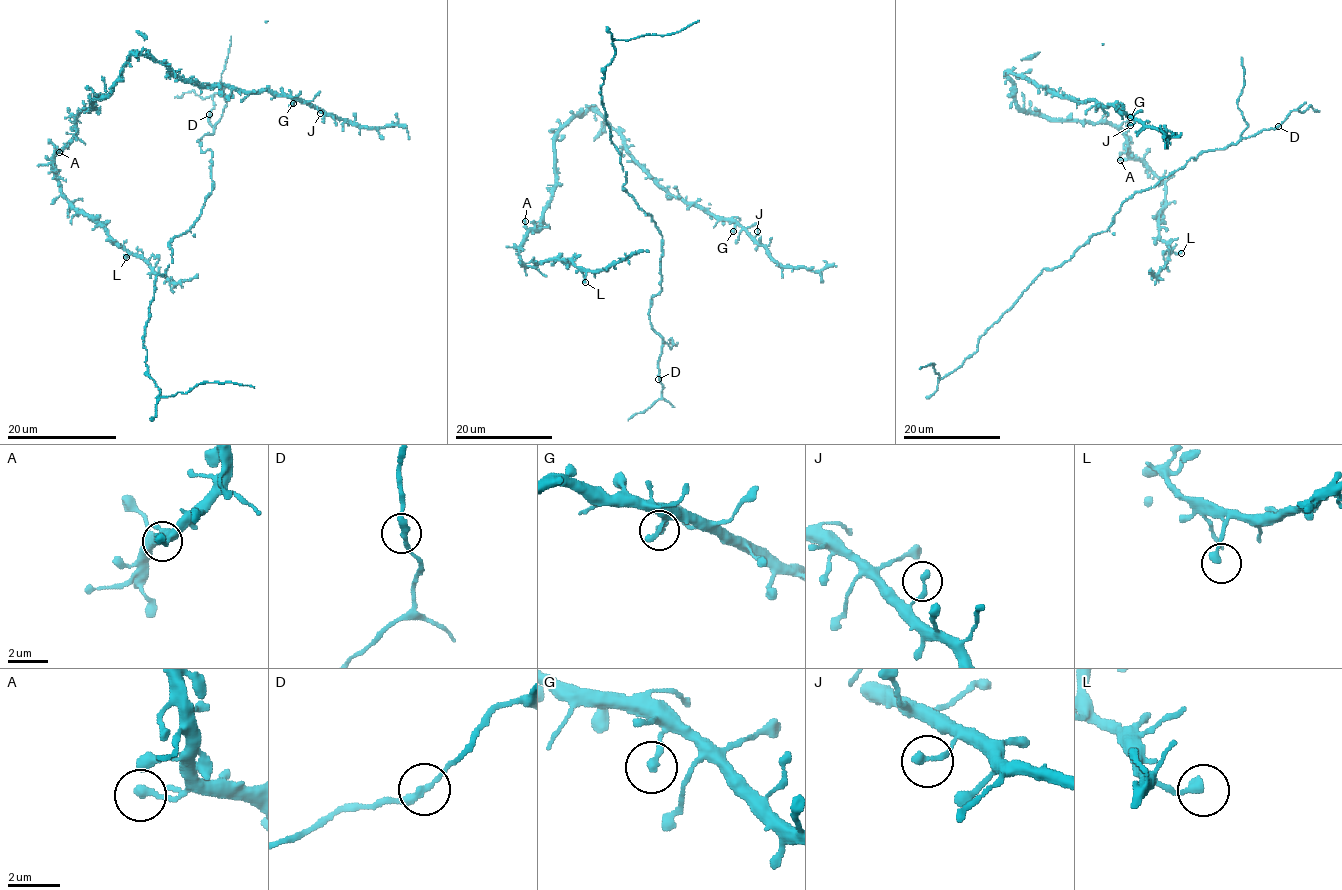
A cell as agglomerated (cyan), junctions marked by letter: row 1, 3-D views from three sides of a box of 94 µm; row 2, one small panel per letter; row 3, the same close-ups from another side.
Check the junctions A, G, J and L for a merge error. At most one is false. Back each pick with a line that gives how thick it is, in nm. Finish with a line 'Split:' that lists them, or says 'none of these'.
Split: none of these

